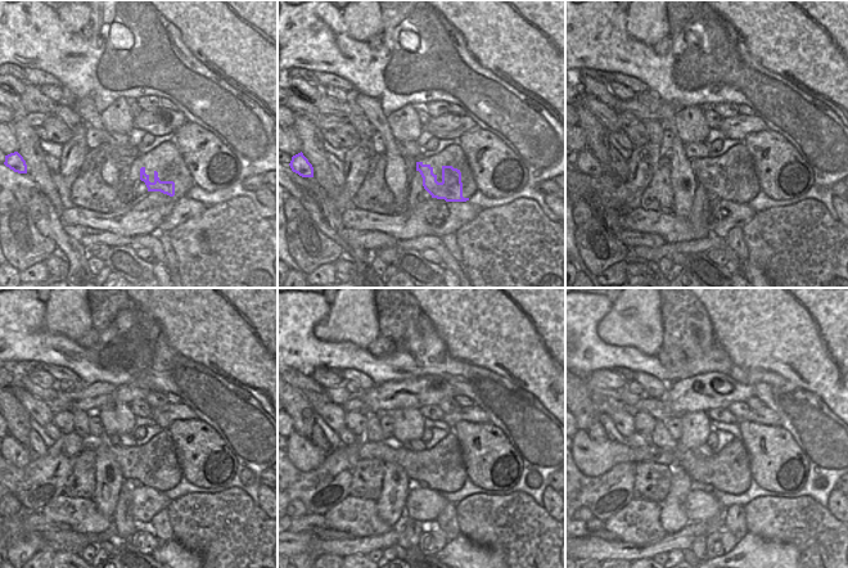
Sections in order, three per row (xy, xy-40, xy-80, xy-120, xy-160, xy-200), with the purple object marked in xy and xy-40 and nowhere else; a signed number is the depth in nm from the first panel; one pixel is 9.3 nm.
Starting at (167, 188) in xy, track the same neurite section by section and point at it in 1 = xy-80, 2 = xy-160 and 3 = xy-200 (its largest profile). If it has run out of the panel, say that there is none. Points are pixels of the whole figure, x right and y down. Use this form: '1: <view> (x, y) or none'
1: xy-80 (730, 181)
2: xy-160 (443, 474)
3: xy-200 (594, 458)

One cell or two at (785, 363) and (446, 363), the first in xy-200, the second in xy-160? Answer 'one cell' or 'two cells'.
two cells

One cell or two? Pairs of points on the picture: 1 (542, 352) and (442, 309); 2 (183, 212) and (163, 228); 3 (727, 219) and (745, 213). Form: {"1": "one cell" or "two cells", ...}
{"1": "one cell", "2": "one cell", "3": "one cell"}

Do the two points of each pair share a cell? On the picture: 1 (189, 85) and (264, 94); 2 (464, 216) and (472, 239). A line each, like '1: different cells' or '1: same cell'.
1: different cells
2: different cells

